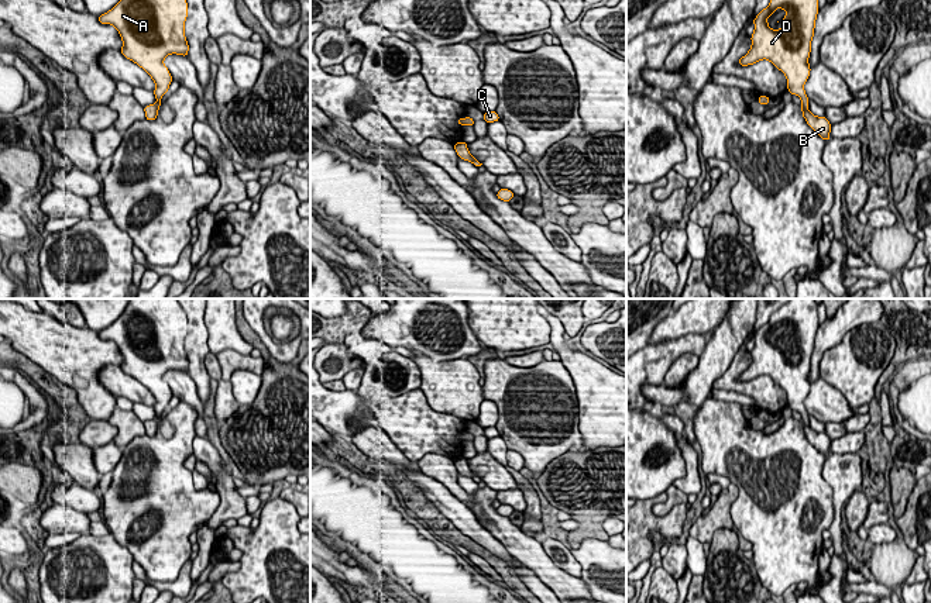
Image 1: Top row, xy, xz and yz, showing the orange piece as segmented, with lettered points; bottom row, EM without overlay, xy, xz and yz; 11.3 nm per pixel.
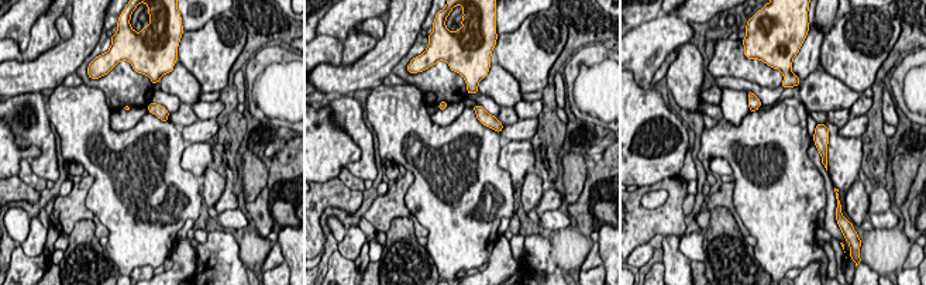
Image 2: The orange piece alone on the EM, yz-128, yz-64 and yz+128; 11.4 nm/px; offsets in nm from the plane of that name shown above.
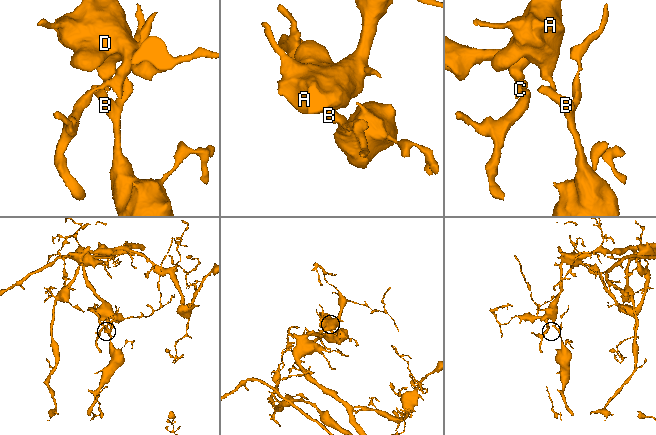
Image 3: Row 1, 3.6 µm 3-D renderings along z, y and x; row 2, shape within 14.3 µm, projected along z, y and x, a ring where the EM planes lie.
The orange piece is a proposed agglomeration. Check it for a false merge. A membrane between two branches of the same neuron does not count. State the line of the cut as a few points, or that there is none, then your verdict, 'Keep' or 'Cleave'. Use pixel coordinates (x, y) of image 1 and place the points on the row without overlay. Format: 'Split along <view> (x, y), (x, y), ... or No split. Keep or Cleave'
Split along yz (801, 420), (806, 424). Cleave

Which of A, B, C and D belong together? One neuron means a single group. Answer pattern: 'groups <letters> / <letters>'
groups A C D / B

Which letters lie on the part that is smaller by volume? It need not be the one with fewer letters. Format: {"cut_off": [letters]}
{"cut_off": ["B"]}

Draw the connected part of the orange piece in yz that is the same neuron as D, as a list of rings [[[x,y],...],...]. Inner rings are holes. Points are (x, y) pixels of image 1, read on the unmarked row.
[[[790,299],[776,310],[769,321],[753,335],[755,347],[750,352],[752,362],[739,380],[753,380],[767,375],[786,390],[787,404],[801,414],[801,421],[808,424],[804,399],[810,392],[808,373],[818,330],[818,311],[814,299]],[[777,324],[786,327],[780,345],[772,345],[767,332]]]

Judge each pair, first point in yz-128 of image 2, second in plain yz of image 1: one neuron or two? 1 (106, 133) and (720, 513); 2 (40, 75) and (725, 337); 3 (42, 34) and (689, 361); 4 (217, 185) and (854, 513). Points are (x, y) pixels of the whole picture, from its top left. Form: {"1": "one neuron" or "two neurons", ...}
{"1": "two neurons", "2": "one neuron", "3": "one neuron", "4": "one neuron"}

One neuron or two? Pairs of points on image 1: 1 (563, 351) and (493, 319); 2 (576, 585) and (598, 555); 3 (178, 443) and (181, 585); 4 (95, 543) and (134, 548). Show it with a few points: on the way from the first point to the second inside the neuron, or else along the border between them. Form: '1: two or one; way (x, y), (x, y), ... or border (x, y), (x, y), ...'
1: two; border (545, 319), (550, 327), (550, 343)
2: two; border (580, 576), (588, 588)
3: two; border (189, 558), (174, 581), (155, 582), (148, 578)
4: two; border (110, 533), (127, 548), (133, 560)

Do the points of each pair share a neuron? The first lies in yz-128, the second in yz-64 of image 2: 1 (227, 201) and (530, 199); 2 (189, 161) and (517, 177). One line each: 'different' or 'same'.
1: different
2: same

